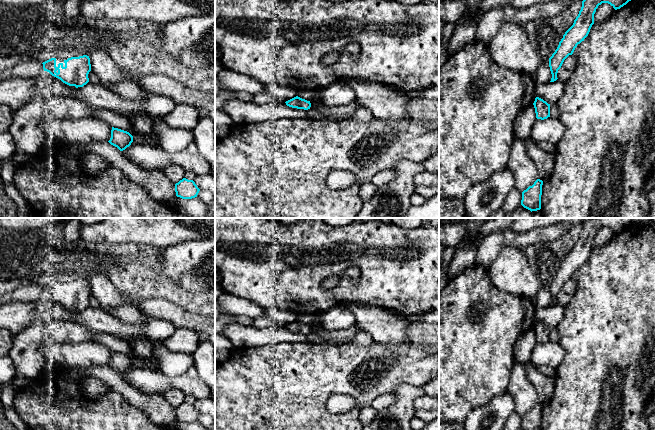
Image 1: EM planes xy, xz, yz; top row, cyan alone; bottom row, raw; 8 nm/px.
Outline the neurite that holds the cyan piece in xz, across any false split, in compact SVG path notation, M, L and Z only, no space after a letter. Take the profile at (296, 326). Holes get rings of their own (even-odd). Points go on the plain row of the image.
M298 320L286 325L285 327L289 331L297 332L297 333L308 334L311 331L310 325L302 323L302 322L298 321Z

